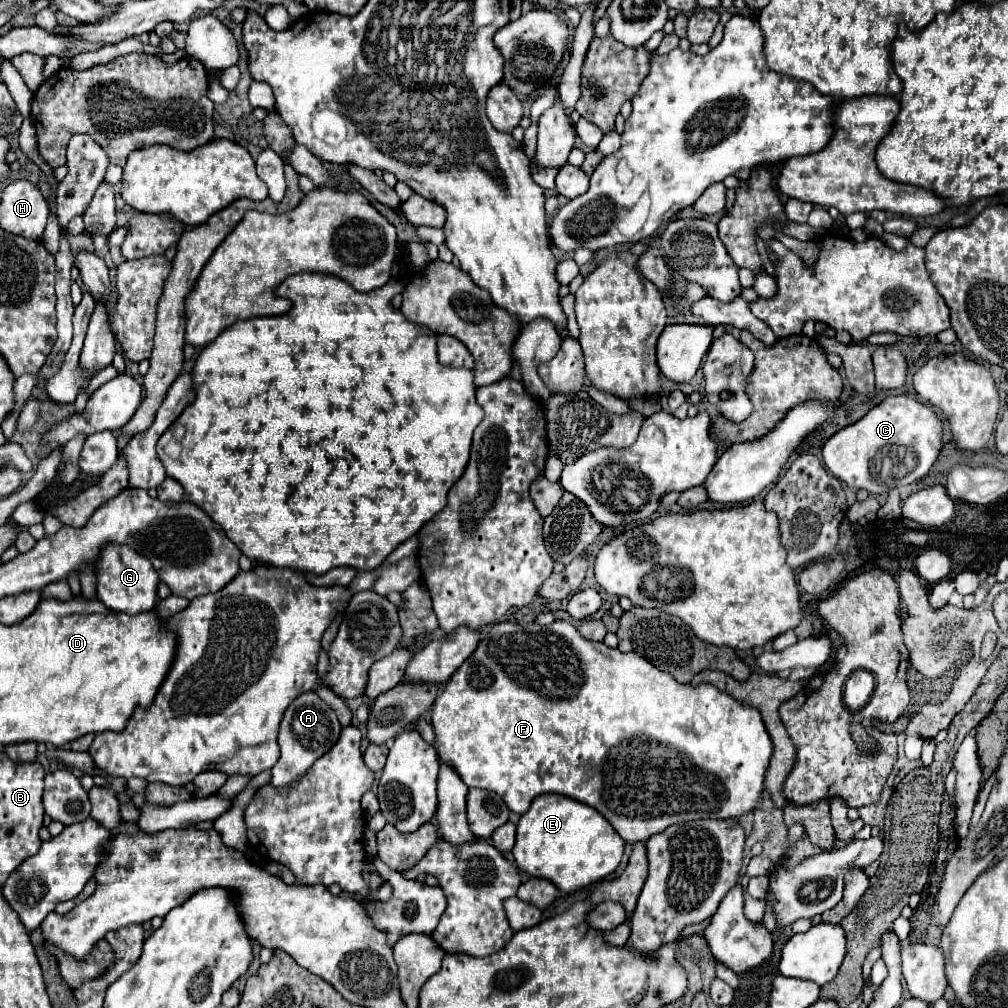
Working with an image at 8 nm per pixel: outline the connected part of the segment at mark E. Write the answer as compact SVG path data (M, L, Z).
M544 793L520 817L512 853L518 869L556 883L564 893L572 893L614 873L620 865L624 845L624 839L596 809L566 795Z

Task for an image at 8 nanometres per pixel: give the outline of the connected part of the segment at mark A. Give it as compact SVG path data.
M306 691L302 693L286 711L282 725L280 725L280 735L278 735L278 743L282 749L282 755L278 759L278 763L272 767L272 785L282 787L292 783L296 777L304 775L312 763L322 757L324 753L328 753L334 743L340 739L340 731L342 725L336 717L336 713L316 695L316 691Z

